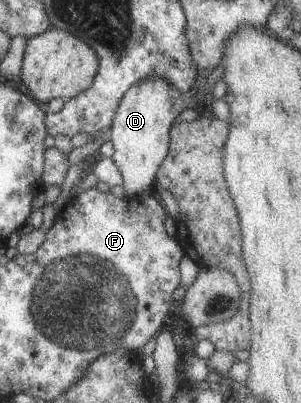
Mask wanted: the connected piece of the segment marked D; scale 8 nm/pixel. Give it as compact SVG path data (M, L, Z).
M146 79L130 87L121 98L115 110L111 127L107 131L106 139L111 142L114 149L111 159L115 162L119 174L121 174L123 180L121 186L125 190L127 198L138 197L143 192L155 189L155 174L169 150L170 127L174 124L175 118L189 107L190 98L193 94L193 90L189 90L187 93L178 92L162 79Z

